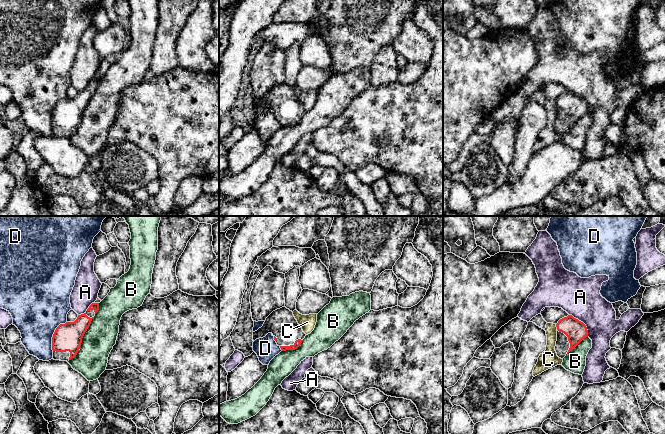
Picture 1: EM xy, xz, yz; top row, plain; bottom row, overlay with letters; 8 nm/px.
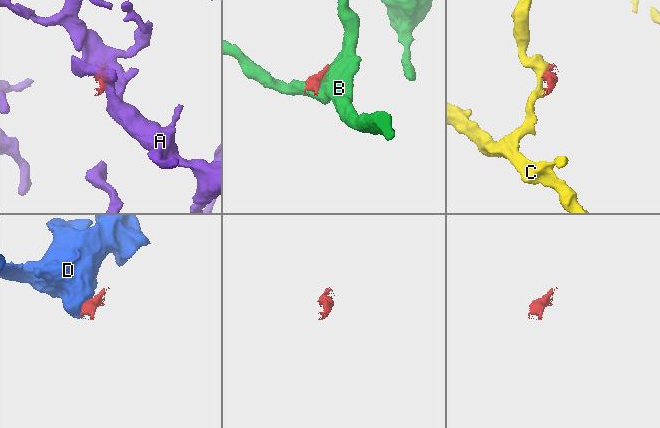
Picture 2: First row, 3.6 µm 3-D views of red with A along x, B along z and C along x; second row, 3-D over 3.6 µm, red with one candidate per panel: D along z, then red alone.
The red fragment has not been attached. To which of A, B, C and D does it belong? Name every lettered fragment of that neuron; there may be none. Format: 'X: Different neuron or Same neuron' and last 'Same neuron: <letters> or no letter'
A: Different neuron
B: Different neuron
C: Different neuron
D: Different neuron
Same neuron: no letter

